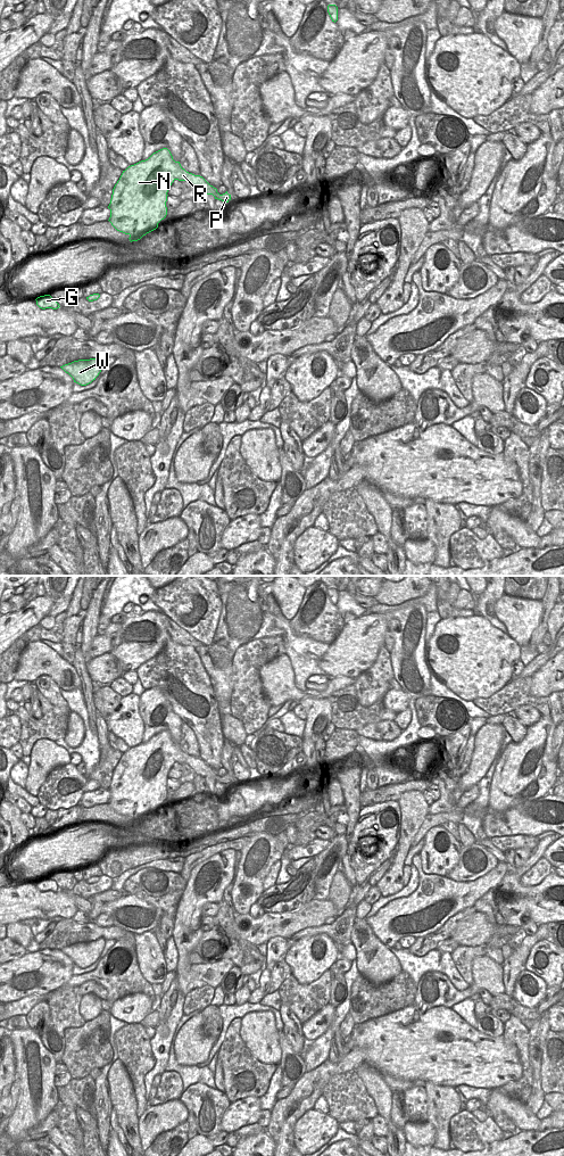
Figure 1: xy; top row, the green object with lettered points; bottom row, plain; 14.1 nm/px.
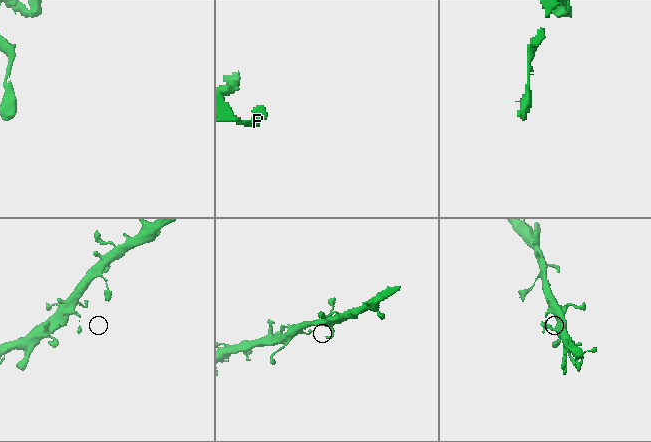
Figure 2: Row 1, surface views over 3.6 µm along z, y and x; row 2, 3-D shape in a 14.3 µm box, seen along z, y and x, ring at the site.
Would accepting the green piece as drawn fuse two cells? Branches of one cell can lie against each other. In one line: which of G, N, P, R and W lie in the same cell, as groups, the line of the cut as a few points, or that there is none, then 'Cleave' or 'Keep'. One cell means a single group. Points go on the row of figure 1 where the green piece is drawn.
Groups: G N P R W. No split. Keep.

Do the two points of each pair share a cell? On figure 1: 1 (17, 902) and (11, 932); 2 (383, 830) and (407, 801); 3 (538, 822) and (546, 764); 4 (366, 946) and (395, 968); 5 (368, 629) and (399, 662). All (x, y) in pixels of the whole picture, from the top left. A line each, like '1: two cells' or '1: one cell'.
1: two cells
2: two cells
3: two cells
4: one cell
5: two cells

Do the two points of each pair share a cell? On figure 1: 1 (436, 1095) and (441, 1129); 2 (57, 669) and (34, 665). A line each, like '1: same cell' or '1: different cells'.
1: same cell
2: same cell

